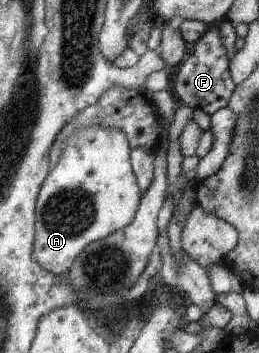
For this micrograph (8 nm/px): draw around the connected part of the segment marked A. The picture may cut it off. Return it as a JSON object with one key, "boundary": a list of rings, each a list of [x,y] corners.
{"boundary":[[[100,121],[90,127],[76,129],[68,139],[64,139],[60,161],[46,176],[36,199],[34,251],[32,251],[34,261],[54,275],[66,275],[73,261],[90,243],[105,239],[134,221],[141,195],[131,167],[131,149],[126,135],[120,129],[108,127]]]}

